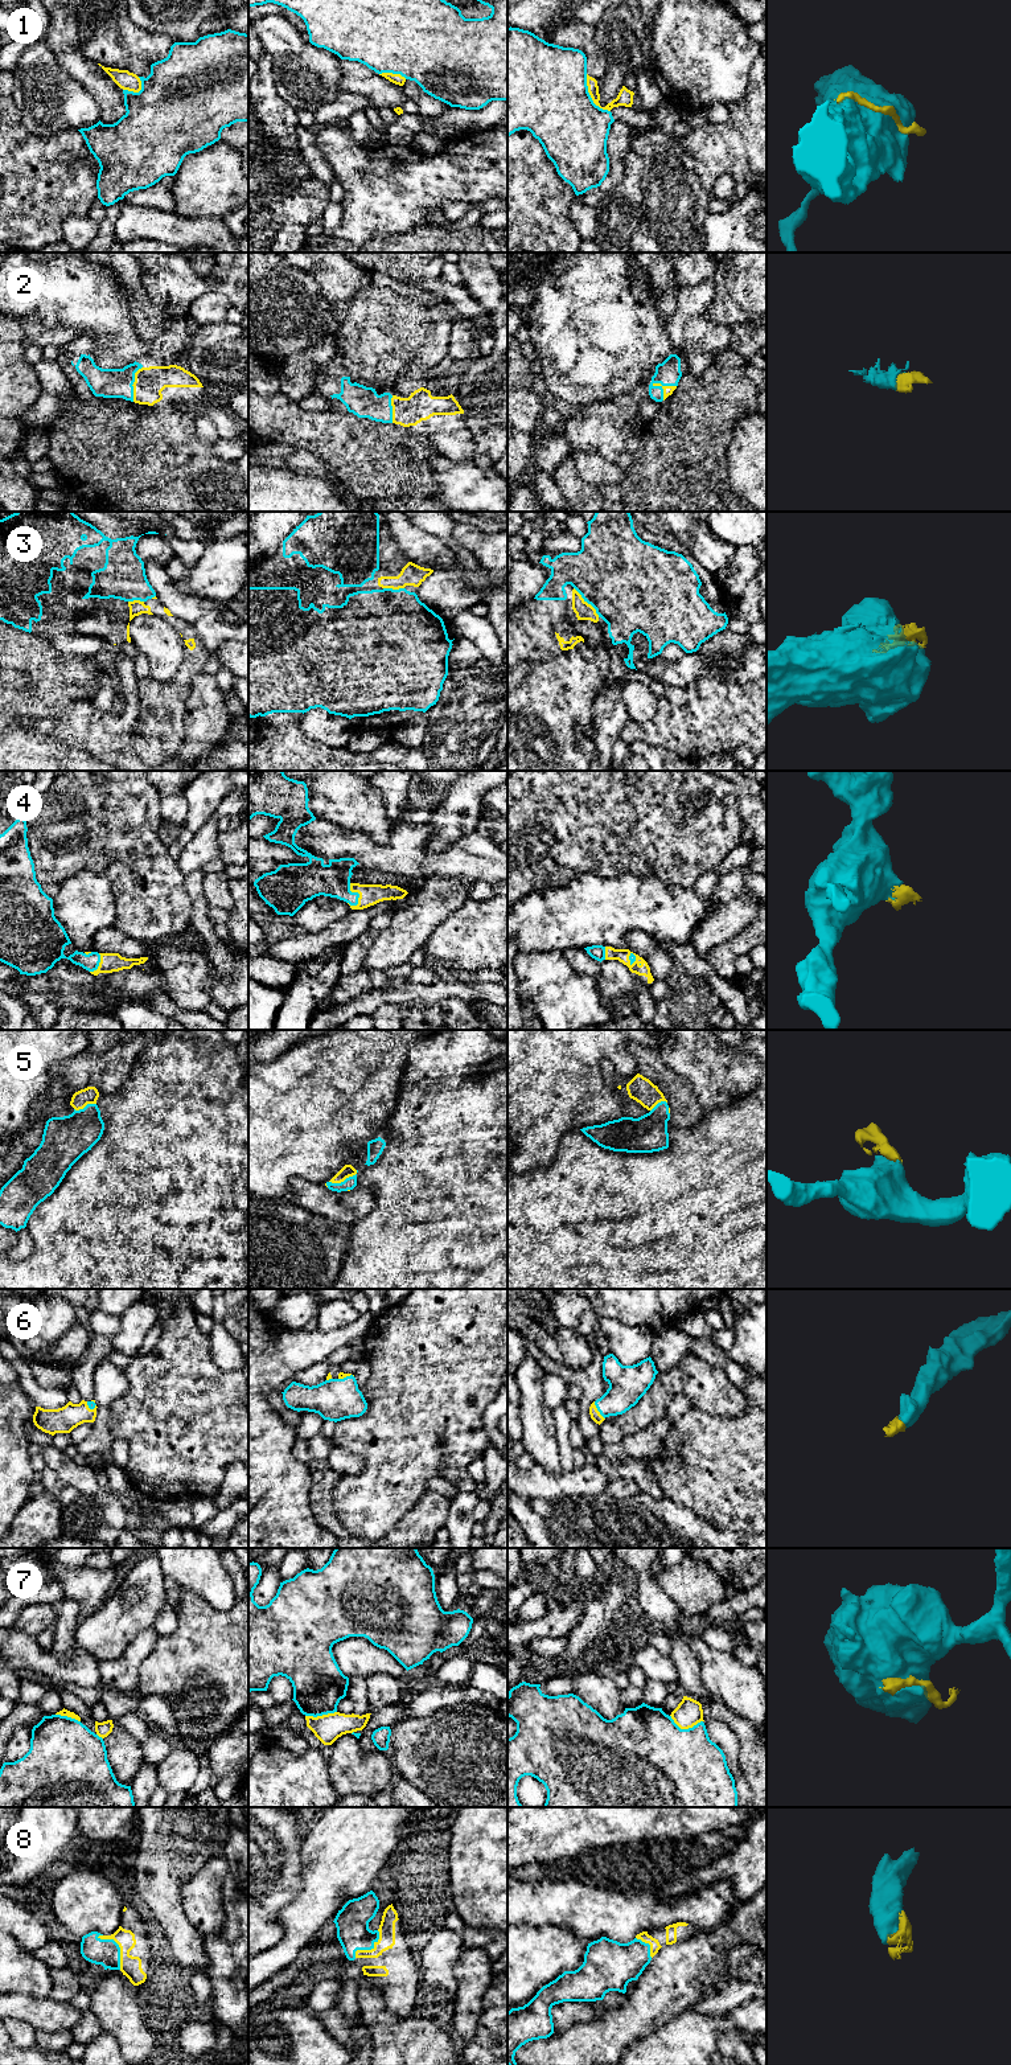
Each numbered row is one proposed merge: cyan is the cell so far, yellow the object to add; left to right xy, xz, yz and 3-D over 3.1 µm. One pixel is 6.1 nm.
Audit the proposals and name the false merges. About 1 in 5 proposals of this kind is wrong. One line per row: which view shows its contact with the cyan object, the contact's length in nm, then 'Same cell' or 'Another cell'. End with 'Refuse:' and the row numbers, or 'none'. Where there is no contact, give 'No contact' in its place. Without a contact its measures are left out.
1: Touches cyan in yz. Shared border 280 nm. Another cell
2: Touches cyan in yz. Shared border 150 nm. Same cell
3: Touches cyan in yz. Shared border 240 nm. Same cell
4: Touches cyan in xz. Shared border 150 nm. Same cell
5: Touches cyan in xz. Shared border 190 nm. Same cell
6: Touches cyan in yz. Shared border 130 nm. Same cell
7: Touches cyan in yz. Shared border 200 nm. Another cell
8: Touches cyan in xy. Shared border 260 nm. Same cell
Refuse: 1, 7

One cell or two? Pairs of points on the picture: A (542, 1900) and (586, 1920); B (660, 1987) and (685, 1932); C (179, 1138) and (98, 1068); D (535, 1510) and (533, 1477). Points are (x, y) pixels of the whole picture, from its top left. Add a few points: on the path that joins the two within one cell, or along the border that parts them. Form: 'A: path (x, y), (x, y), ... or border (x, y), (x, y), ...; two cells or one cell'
A: path (553, 1903), (568, 1903), (575, 1909); one cell
B: border (699, 1932), (677, 1942); two cells
C: border (135, 1060), (130, 1076), (114, 1092), (99, 1095); two cells
D: border (564, 1494), (543, 1498), (521, 1497); two cells

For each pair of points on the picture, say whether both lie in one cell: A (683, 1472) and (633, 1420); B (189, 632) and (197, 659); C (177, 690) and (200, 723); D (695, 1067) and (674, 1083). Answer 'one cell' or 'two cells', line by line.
A: two cells
B: one cell
C: two cells
D: two cells

